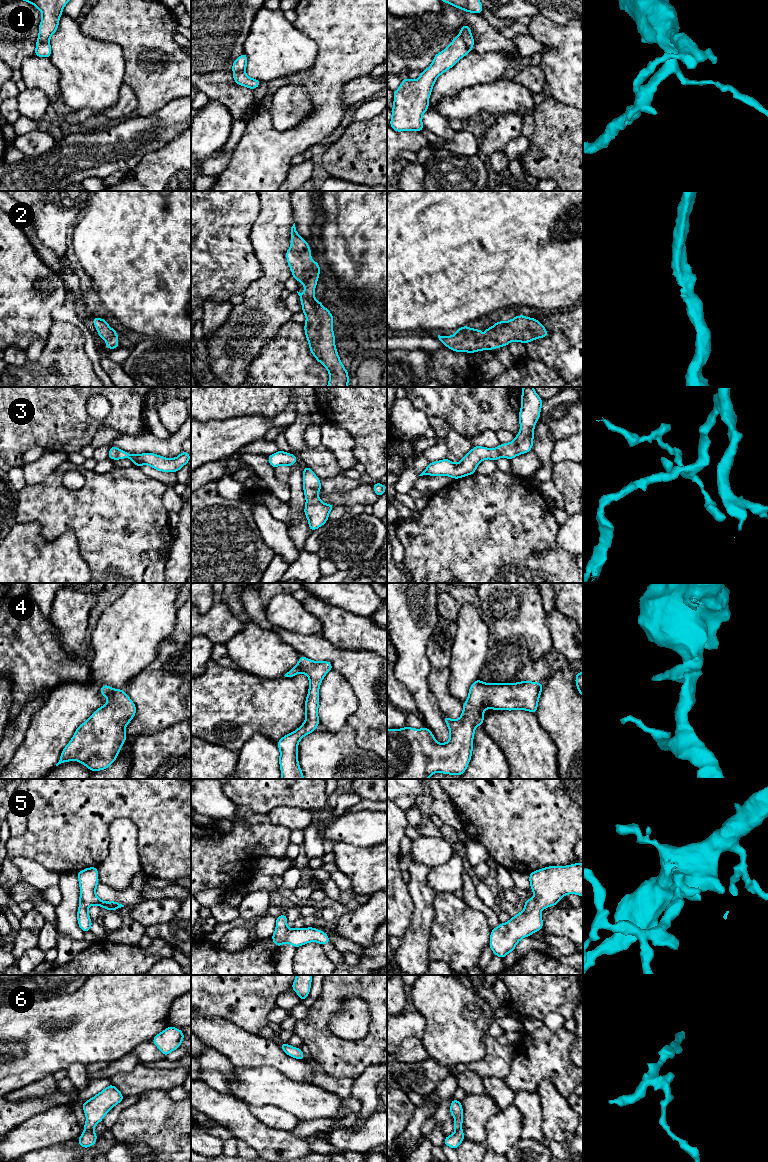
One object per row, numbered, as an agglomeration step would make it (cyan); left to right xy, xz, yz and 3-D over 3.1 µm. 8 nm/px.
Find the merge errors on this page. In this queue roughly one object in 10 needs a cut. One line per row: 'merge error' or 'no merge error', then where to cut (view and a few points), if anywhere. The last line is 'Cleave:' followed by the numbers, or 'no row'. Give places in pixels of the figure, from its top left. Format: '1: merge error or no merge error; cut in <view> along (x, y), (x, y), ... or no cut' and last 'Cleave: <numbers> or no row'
1: no merge error; no cut
2: no merge error; no cut
3: no merge error; no cut
4: no merge error; no cut
5: no merge error; no cut
6: merge error; cut in xy along (93, 1128), (84, 1130)
Cleave: 6

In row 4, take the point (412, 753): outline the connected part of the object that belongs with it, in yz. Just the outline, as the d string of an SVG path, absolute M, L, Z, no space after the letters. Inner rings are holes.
M477 679L470 686L468 699L463 703L463 712L459 719L452 720L450 717L444 716L444 721L450 733L447 743L437 743L432 732L426 727L415 729L406 726L401 729L387 729L387 779L428 779L432 774L438 772L449 775L463 775L471 760L475 728L483 725L484 710L526 710L536 713L542 689L543 684L539 682L484 683Z

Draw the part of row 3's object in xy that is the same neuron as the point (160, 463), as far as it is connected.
M116 446L110 447L108 457L112 460L130 458L134 466L149 465L161 472L177 472L190 462L190 453L182 451L176 458L165 458L154 453L129 454Z

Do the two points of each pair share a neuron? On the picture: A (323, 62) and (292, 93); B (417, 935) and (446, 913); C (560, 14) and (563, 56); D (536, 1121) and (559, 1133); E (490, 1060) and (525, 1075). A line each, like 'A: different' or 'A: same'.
A: different
B: different
C: different
D: different
E: different

